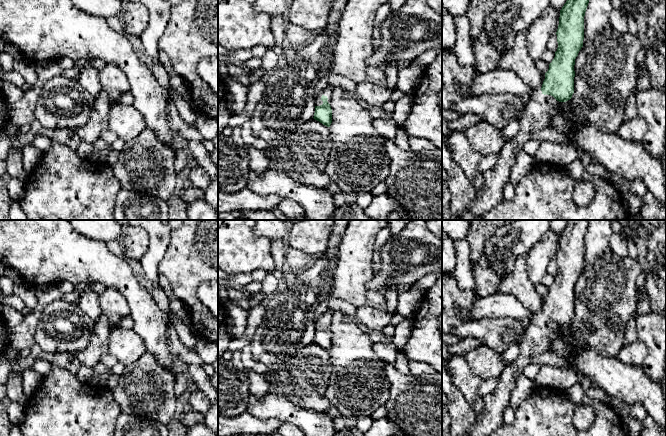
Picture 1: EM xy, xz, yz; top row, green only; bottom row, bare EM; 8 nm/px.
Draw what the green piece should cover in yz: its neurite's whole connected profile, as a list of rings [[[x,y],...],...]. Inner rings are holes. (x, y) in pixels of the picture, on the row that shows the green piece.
[[[567,0],[560,10],[559,25],[556,32],[558,48],[554,59],[549,64],[548,71],[545,73],[542,87],[530,97],[524,114],[520,119],[518,133],[501,148],[495,166],[484,173],[484,186],[477,189],[474,199],[464,212],[471,212],[475,217],[482,216],[500,201],[504,200],[504,186],[510,180],[511,169],[516,162],[518,154],[523,150],[524,144],[532,138],[535,132],[549,126],[551,116],[555,112],[560,111],[560,102],[566,102],[572,98],[574,93],[575,59],[583,47],[584,16],[588,3],[589,0]]]

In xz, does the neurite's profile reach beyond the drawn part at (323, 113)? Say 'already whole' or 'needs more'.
needs more

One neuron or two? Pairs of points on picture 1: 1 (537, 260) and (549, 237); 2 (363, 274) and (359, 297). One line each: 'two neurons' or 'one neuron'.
1: one neuron
2: one neuron

